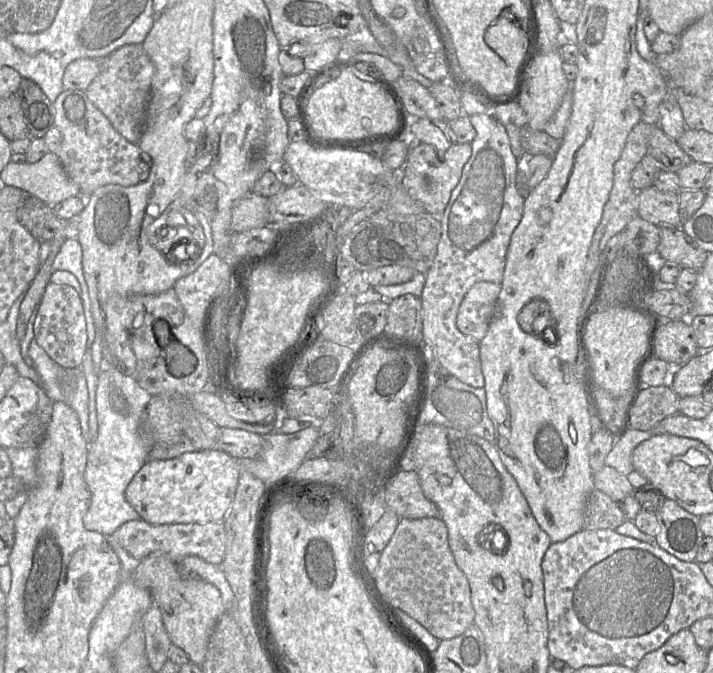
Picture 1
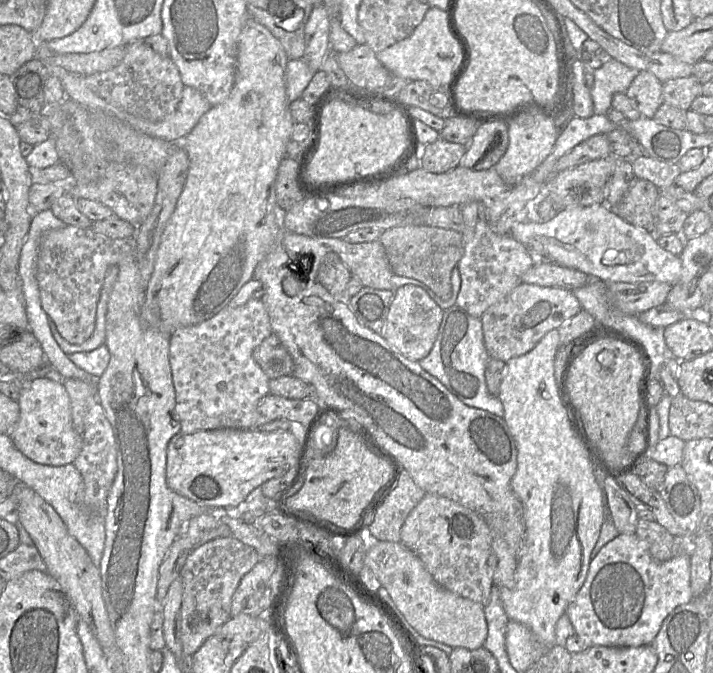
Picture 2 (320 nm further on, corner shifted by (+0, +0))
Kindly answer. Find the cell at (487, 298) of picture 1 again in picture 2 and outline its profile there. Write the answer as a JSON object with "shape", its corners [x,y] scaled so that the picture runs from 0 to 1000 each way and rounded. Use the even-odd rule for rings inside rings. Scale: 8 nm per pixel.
{"shape":[[[663,299],[647,308],[649,379],[641,392],[647,425],[638,453],[665,471],[675,473],[690,453],[710,441],[731,419],[732,409],[753,388],[739,368],[715,349],[701,349],[683,330],[682,303]]]}

